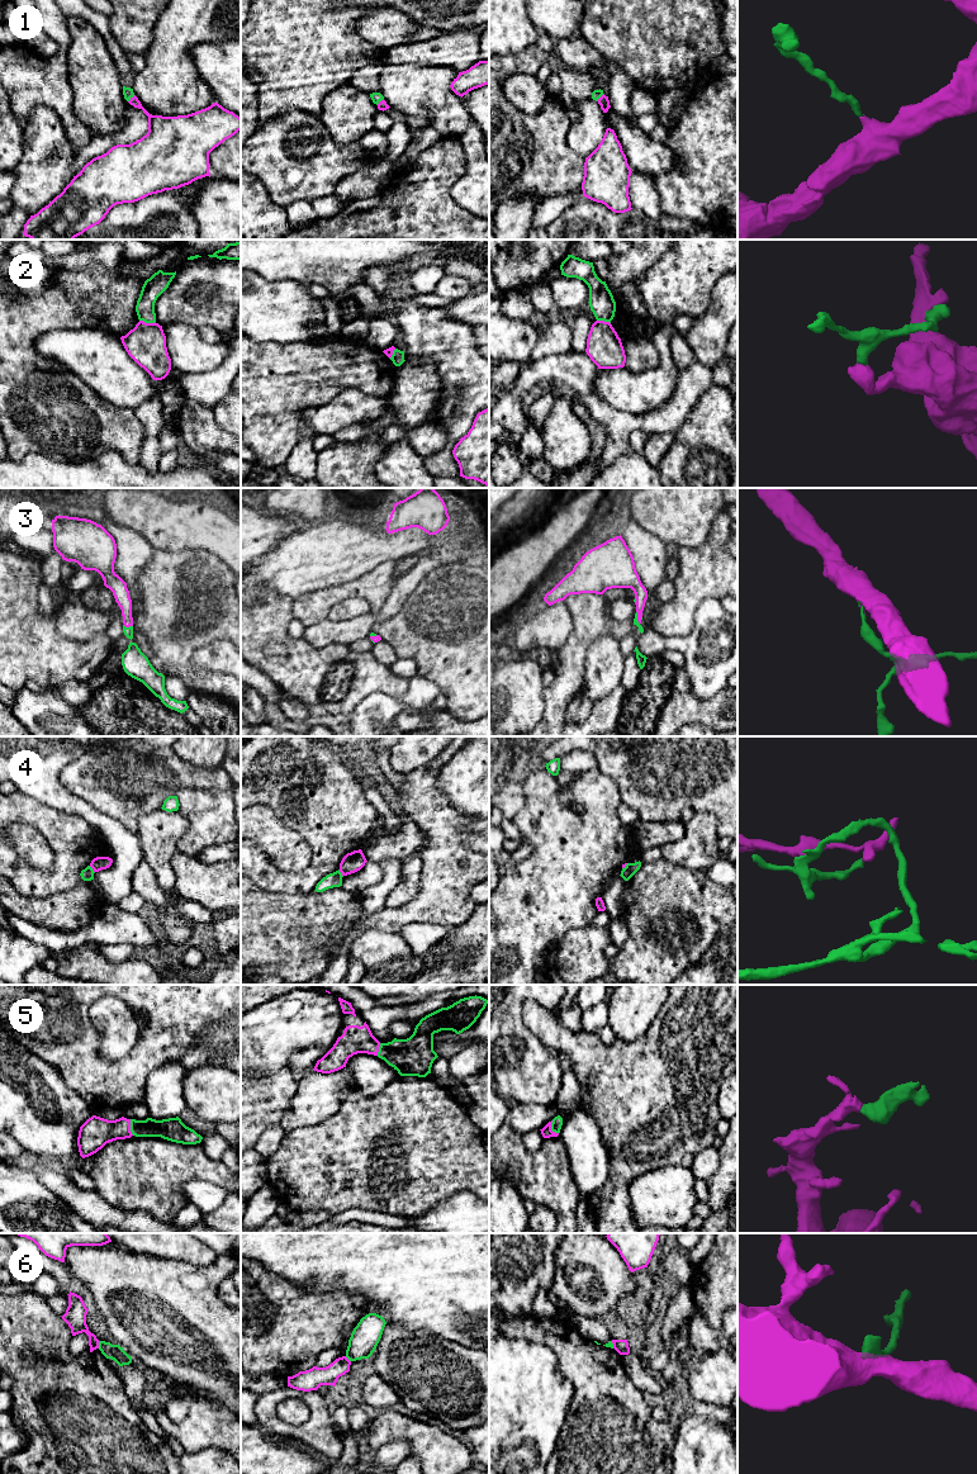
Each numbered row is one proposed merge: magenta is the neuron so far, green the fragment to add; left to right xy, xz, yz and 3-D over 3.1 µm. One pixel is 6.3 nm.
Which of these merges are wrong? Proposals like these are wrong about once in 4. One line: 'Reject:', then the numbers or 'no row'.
Reject: 2, 4, 6

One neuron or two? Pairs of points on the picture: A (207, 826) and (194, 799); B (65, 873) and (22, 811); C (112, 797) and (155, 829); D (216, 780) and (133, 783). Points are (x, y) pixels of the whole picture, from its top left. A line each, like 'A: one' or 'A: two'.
A: one
B: one
C: two
D: one

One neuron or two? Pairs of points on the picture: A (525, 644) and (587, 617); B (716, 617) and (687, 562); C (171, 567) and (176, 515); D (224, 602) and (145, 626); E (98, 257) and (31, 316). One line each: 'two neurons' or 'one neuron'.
A: two neurons
B: two neurons
C: two neurons
D: one neuron
E: two neurons

